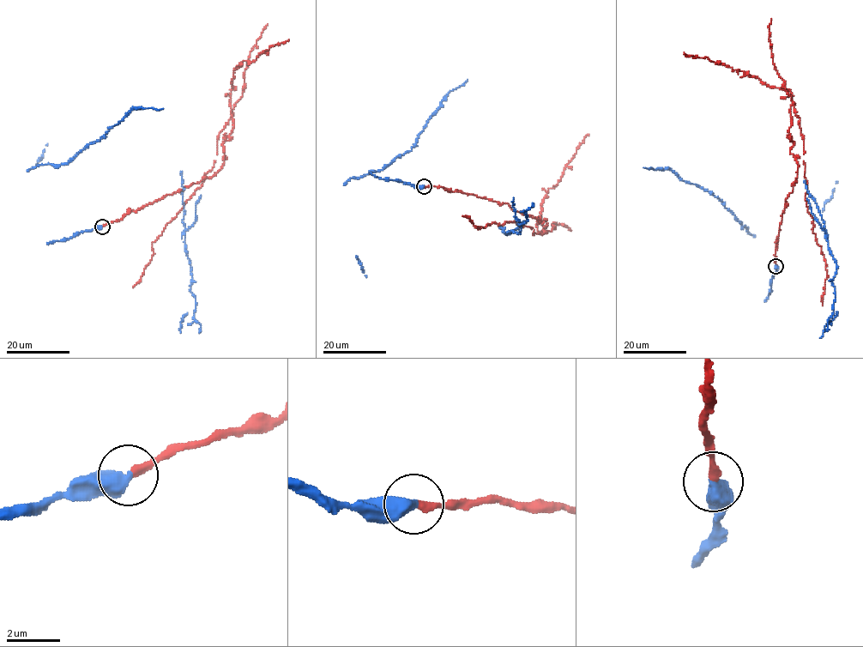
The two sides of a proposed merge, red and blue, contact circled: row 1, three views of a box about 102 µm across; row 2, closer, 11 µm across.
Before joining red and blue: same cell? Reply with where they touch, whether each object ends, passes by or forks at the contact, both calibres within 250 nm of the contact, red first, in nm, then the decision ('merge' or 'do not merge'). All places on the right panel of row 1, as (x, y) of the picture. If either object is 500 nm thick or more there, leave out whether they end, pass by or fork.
place (775, 266); calibres 280 and 550 nm; do not merge

